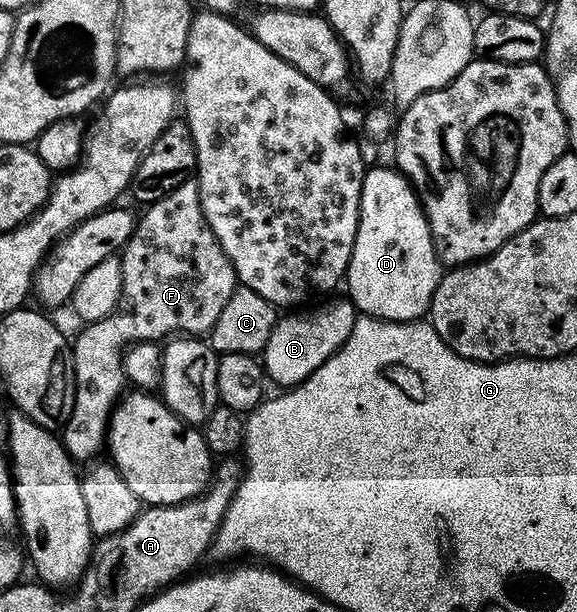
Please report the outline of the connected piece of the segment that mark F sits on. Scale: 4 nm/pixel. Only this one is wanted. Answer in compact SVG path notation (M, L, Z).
M194 178L186 179L184 183L177 185L177 189L173 189L173 193L161 197L144 211L147 212L138 216L135 232L121 252L119 264L123 284L115 312L101 321L86 324L82 328L84 331L70 344L70 365L75 378L75 392L73 409L61 429L61 438L63 448L79 465L83 465L86 459L98 460L99 450L104 450L111 413L115 410L115 404L123 398L128 386L127 375L123 371L125 348L133 343L153 343L178 335L206 336L213 329L213 325L217 325L217 317L221 317L225 301L233 297L237 286L233 265L229 257L225 257L225 249L221 249L217 237L213 237L209 221L205 221L199 185Z

